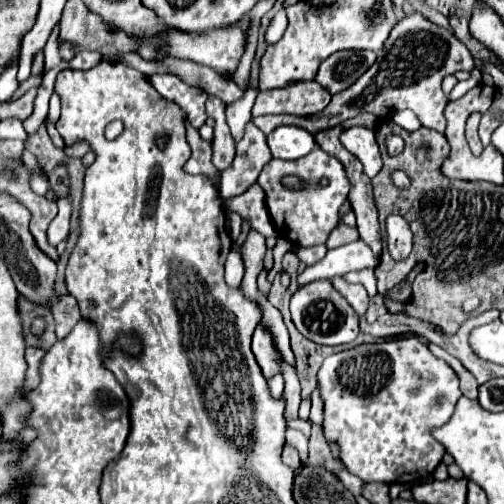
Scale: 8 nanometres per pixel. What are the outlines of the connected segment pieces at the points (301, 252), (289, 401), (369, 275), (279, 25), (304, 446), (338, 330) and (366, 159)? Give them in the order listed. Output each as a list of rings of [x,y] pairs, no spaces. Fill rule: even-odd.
[[[318,245],[318,247],[294,247],[294,253],[298,255],[298,259],[304,265],[312,265],[312,263],[318,263],[326,255],[326,247],[324,245]]]
[[[282,363],[282,375],[284,378],[283,397],[285,400],[285,410],[287,420],[298,418],[298,411],[301,403],[301,386],[295,369]]]
[[[360,269],[360,271],[352,271],[352,273],[346,273],[343,276],[346,281],[350,281],[350,283],[360,283],[360,285],[364,285],[366,287],[366,291],[368,291],[368,295],[370,295],[370,299],[374,299],[376,297],[376,277],[374,277],[374,271],[372,269]]]
[[[280,9],[276,13],[276,17],[270,21],[270,25],[266,27],[266,33],[264,33],[264,39],[266,39],[268,45],[274,45],[274,43],[278,43],[282,39],[282,35],[286,31],[286,23],[288,23],[286,21],[286,11]]]
[[[287,428],[285,431],[285,443],[291,444],[299,452],[300,459],[308,456],[308,439],[305,435],[295,429]]]
[[[328,279],[308,283],[300,287],[292,301],[290,301],[290,311],[292,311],[292,321],[296,329],[310,341],[318,345],[344,345],[352,343],[358,333],[358,313],[352,309],[352,305],[334,289],[334,285]]]
[[[366,127],[348,129],[344,133],[344,145],[352,155],[356,155],[362,161],[364,173],[368,177],[376,177],[380,173],[382,157],[380,157],[380,149],[376,143],[376,131],[374,129],[366,129]]]

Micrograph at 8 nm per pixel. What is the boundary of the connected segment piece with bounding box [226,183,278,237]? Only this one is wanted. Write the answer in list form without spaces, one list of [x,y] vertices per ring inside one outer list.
[[[254,183],[246,193],[226,201],[228,211],[238,211],[244,219],[250,219],[252,229],[260,231],[264,237],[276,237],[276,229],[271,223],[270,215],[266,206],[266,199],[262,193],[262,187]]]

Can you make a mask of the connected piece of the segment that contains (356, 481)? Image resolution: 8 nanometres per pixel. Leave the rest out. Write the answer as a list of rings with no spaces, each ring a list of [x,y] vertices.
[[[338,471],[338,477],[340,477],[340,481],[358,497],[358,495],[362,495],[362,487],[366,485],[360,477],[354,477],[350,471]]]

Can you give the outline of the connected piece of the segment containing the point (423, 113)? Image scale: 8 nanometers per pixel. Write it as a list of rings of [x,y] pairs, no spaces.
[[[420,13],[406,15],[390,31],[390,39],[386,39],[386,45],[378,51],[374,65],[352,87],[334,95],[330,105],[322,113],[310,117],[264,115],[264,117],[252,117],[252,123],[264,135],[272,133],[280,125],[296,125],[316,135],[322,129],[330,129],[334,125],[340,125],[342,121],[353,118],[360,109],[374,113],[380,123],[388,121],[394,113],[402,109],[412,109],[424,127],[444,133],[446,93],[442,91],[442,79],[460,69],[474,69],[474,59],[466,49],[466,45],[460,43],[450,29],[430,23]]]

